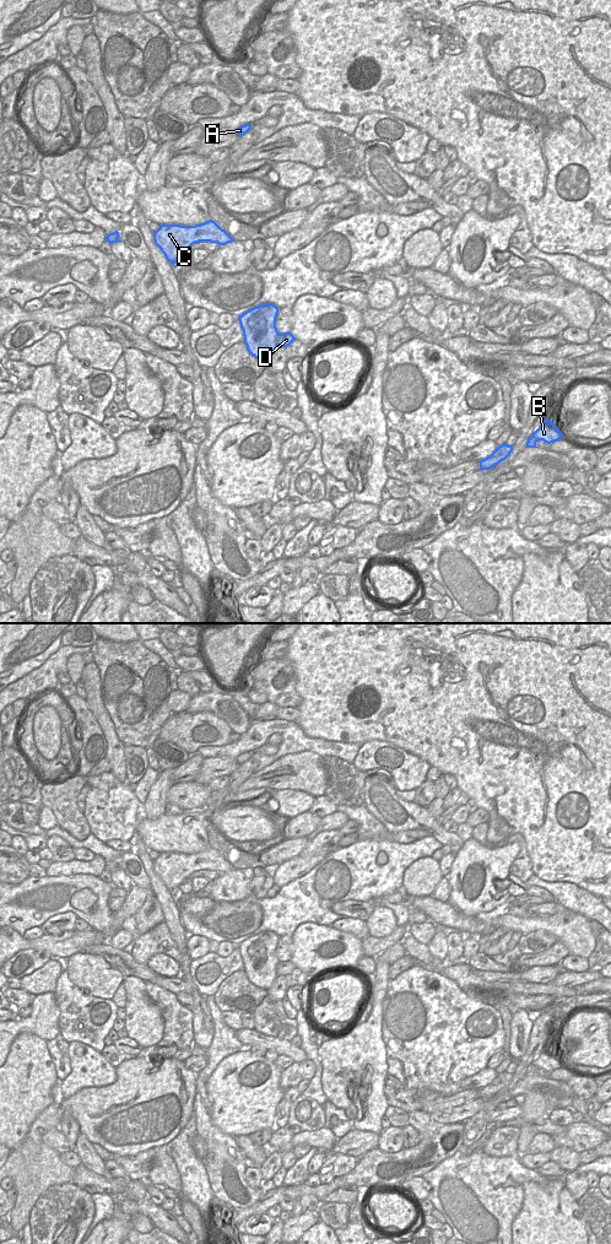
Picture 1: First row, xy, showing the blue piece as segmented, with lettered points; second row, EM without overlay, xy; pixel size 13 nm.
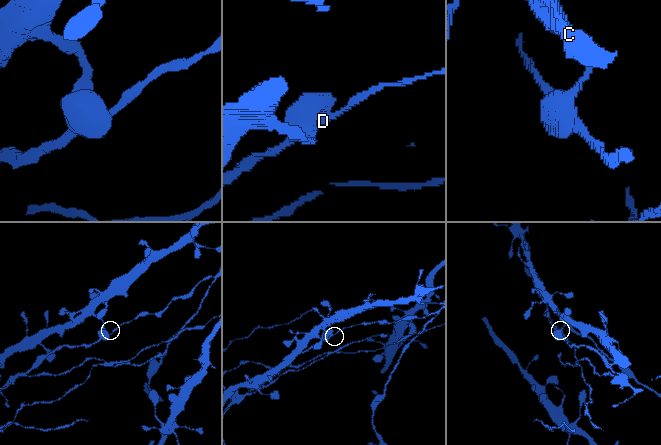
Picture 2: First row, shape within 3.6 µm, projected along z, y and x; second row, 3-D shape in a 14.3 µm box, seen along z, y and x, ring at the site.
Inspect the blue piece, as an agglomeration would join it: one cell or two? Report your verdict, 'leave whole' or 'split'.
split

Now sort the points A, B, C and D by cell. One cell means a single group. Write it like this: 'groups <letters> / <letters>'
groups A C / B D

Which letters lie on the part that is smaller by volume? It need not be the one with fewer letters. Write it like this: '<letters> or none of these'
B, D

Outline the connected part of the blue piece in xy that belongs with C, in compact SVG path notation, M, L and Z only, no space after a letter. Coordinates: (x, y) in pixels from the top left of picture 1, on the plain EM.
M212 848L195 854L161 853L159 856L153 860L153 869L173 894L183 880L190 877L195 871L211 870L218 873L226 873L234 870L234 867Z

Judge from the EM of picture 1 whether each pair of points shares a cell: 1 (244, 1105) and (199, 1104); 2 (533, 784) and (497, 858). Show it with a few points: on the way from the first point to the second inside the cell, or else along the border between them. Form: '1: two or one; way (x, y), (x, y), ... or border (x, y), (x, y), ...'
1: two; border (205, 1081), (211, 1103), (211, 1120), (222, 1131)
2: two; border (486, 845), (496, 847)

